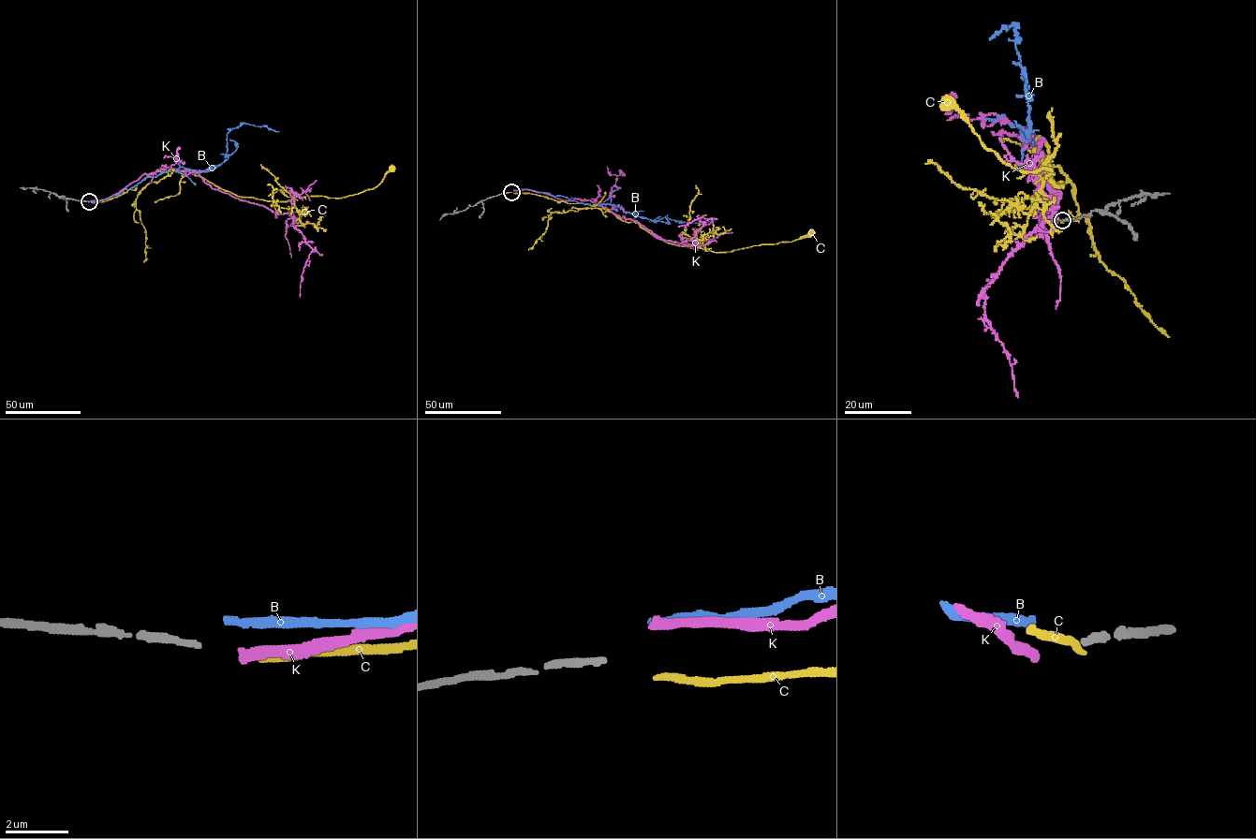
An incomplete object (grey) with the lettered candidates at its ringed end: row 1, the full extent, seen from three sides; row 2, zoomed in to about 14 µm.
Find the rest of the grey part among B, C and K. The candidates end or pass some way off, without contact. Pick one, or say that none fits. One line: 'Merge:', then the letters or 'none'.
Merge: none

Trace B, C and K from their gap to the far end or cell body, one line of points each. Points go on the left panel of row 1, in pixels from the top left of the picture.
B: (91, 200), (180, 167), (211, 170), (226, 159), (227, 134), (243, 123), (279, 131)
C: (92, 202), (170, 169), (190, 171), (239, 196), (288, 201), (358, 194), (378, 184), (391, 169)
K: (91, 202), (171, 168), (289, 213), (312, 248), (300, 297)

